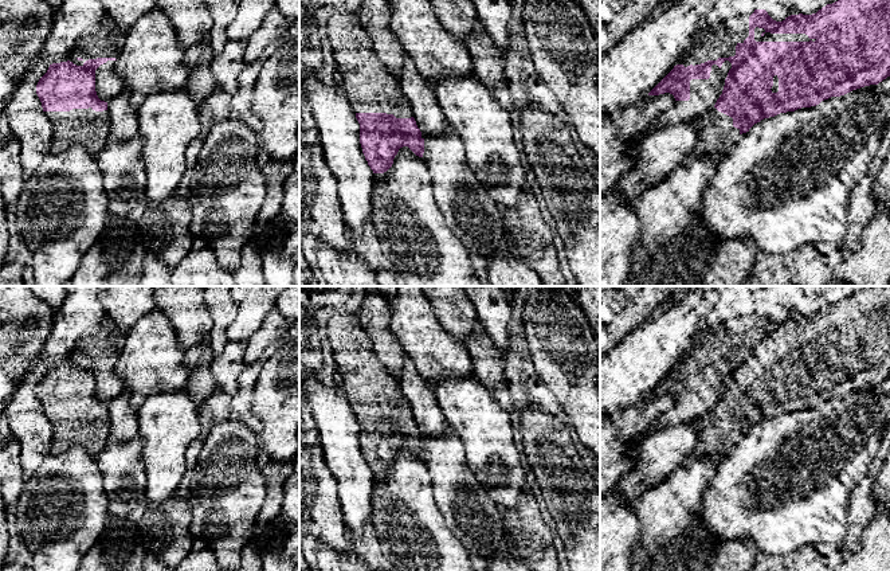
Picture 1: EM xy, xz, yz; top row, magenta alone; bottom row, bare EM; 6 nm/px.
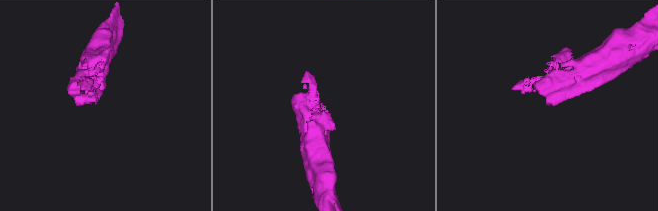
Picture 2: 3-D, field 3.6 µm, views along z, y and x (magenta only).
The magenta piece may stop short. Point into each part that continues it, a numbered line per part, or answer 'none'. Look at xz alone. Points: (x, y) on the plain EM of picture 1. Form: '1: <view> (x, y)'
1: xz (371, 388)

